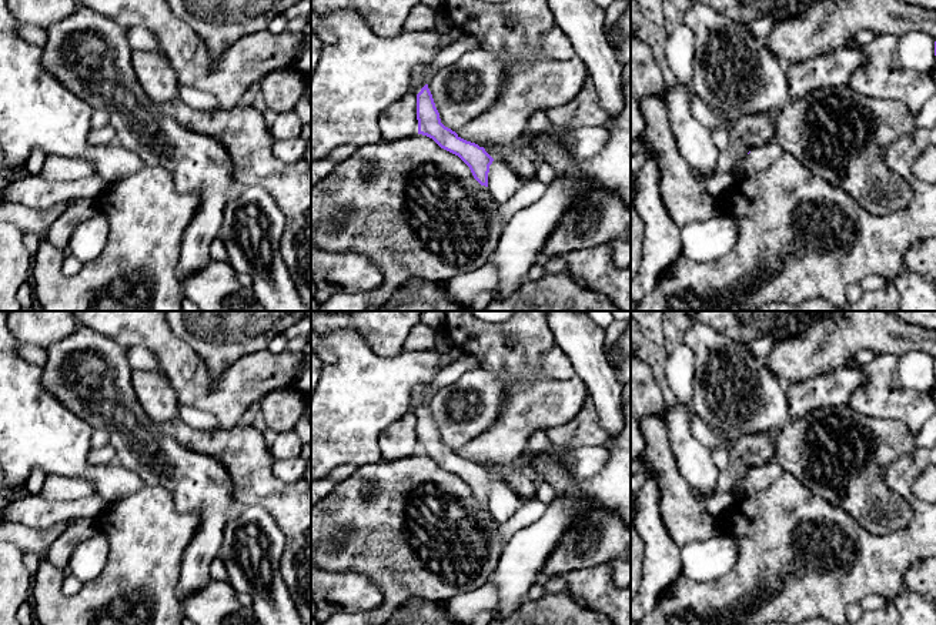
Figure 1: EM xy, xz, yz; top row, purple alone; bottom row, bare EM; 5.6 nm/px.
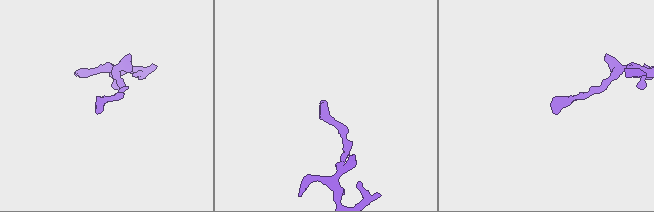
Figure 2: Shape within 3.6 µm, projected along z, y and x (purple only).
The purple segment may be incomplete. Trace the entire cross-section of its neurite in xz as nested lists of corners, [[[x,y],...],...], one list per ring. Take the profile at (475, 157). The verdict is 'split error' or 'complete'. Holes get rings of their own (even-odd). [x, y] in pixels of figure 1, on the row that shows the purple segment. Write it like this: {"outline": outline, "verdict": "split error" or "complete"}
{"outline": [[[421,63],[411,73],[412,91],[417,94],[418,134],[432,138],[441,148],[458,156],[469,167],[474,178],[488,187],[488,173],[494,158],[484,147],[461,138],[441,123],[428,84],[422,83],[422,76],[431,71],[429,63]]], "verdict": "split error"}

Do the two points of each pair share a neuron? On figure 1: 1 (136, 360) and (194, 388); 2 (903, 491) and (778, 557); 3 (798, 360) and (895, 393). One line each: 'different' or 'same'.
1: different
2: same
3: different

